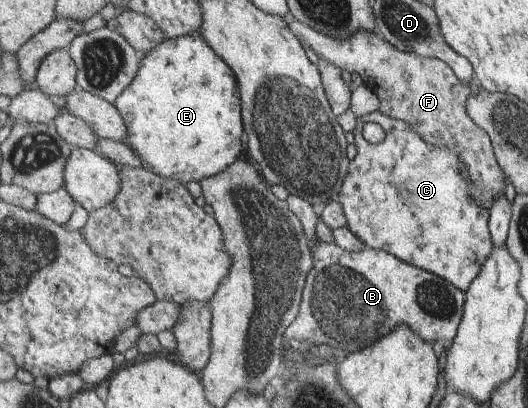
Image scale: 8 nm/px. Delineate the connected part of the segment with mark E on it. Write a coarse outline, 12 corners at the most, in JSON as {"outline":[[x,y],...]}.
{"outline":[[198,32],[141,55],[114,103],[182,184],[243,151],[234,68]]}

